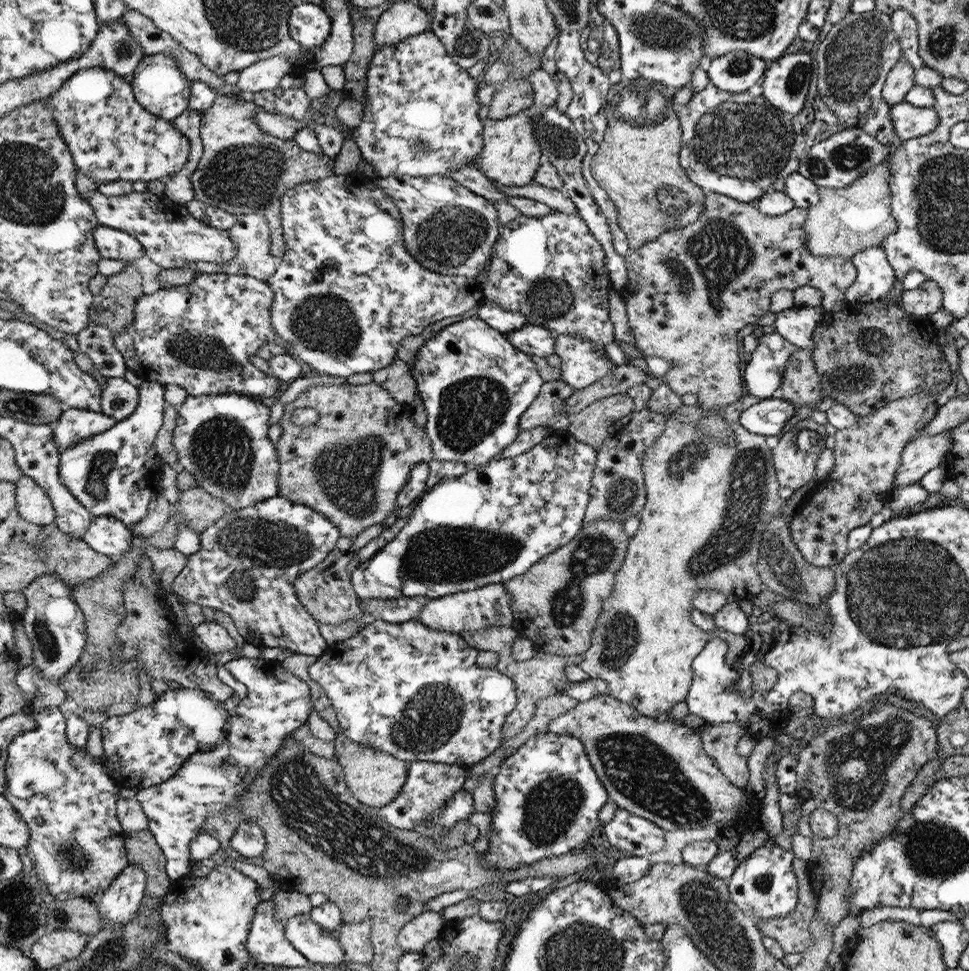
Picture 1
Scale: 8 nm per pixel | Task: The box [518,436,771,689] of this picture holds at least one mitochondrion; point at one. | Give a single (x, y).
(595, 553)

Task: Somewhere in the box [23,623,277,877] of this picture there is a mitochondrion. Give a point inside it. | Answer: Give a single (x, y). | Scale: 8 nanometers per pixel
(88, 672)

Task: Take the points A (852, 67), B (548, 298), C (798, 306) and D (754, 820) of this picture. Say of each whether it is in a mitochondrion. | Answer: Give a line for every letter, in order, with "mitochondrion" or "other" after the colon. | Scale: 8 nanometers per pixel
A: mitochondrion
B: mitochondrion
C: other
D: other

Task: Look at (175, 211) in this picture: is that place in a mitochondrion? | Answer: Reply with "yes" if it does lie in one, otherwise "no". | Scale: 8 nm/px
no

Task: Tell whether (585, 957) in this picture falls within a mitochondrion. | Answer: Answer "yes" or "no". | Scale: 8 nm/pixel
yes

